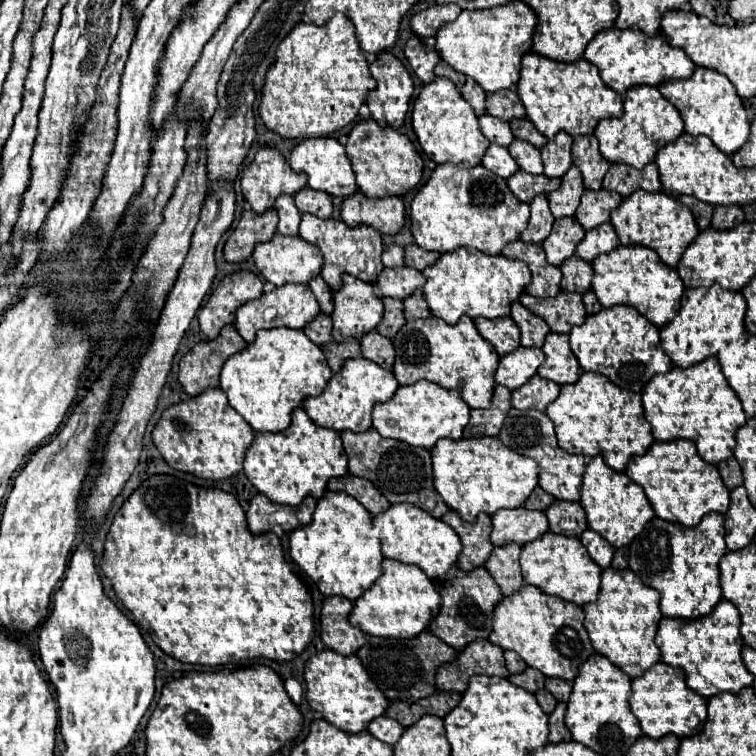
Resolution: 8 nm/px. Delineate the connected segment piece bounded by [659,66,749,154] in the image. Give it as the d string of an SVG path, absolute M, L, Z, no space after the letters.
M697 66L689 78L681 80L665 80L659 84L659 92L681 112L685 122L685 132L697 136L705 134L713 140L713 144L725 154L737 152L749 138L749 120L745 114L745 106L735 92L735 86L727 76L713 68Z

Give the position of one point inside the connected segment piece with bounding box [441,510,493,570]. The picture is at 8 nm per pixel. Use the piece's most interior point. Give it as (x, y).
(474, 536)

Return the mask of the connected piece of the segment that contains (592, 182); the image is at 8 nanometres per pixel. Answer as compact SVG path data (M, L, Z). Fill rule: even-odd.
M581 136L573 140L571 148L573 164L581 170L585 188L599 190L605 172L609 170L609 162L599 152L599 142L595 136Z

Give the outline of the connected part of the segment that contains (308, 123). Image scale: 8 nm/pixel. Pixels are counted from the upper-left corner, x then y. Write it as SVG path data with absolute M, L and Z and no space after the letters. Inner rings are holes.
M335 14L327 24L305 24L299 22L283 38L275 52L275 62L269 66L265 84L261 88L259 116L265 126L283 138L307 138L307 136L327 136L349 122L359 114L359 106L365 102L367 92L373 90L375 82L369 72L369 64L359 48L355 38L355 26L345 14Z

